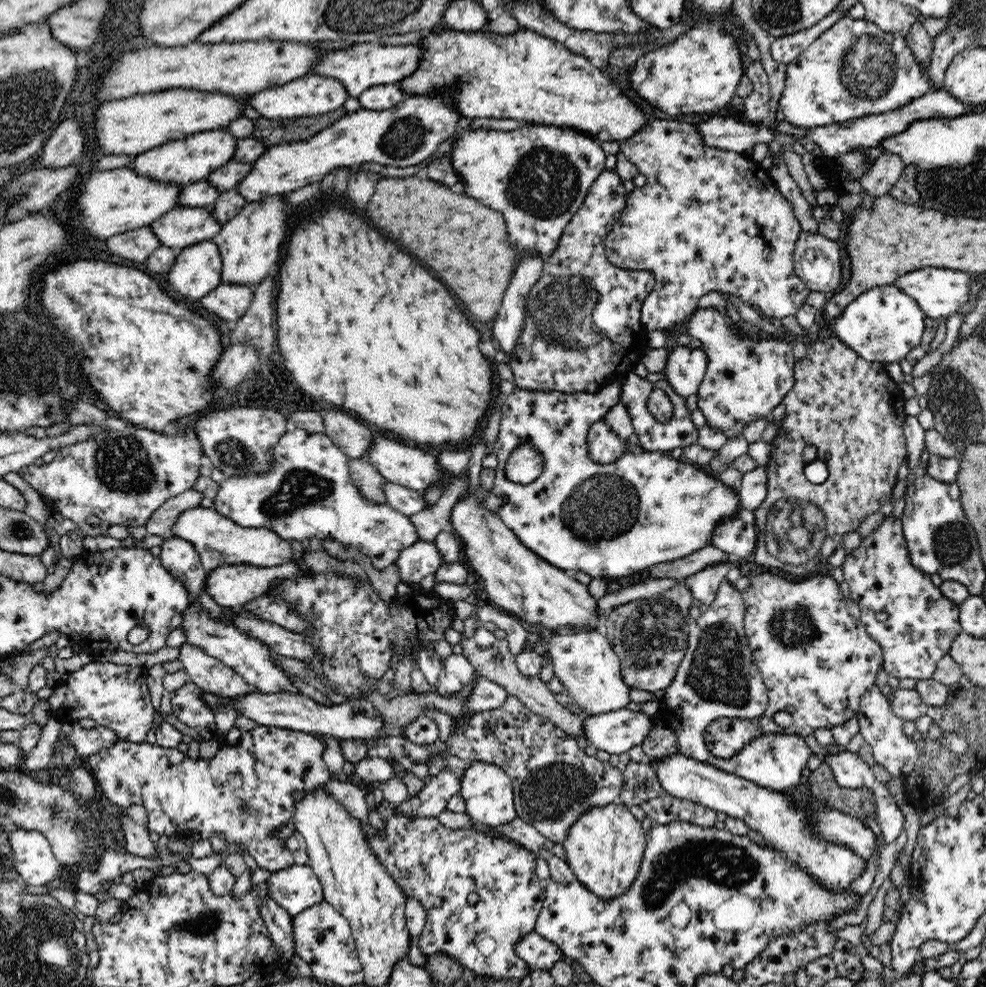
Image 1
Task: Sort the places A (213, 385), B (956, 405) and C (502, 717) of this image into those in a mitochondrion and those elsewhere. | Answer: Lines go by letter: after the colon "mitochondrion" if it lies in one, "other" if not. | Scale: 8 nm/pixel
A: other
B: mitochondrion
C: other

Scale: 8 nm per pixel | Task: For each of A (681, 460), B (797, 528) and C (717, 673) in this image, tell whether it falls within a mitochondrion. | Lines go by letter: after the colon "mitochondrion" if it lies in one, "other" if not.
A: other
B: mitochondrion
C: mitochondrion

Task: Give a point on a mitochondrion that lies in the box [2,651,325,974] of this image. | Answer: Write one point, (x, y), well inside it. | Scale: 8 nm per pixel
(200, 925)

